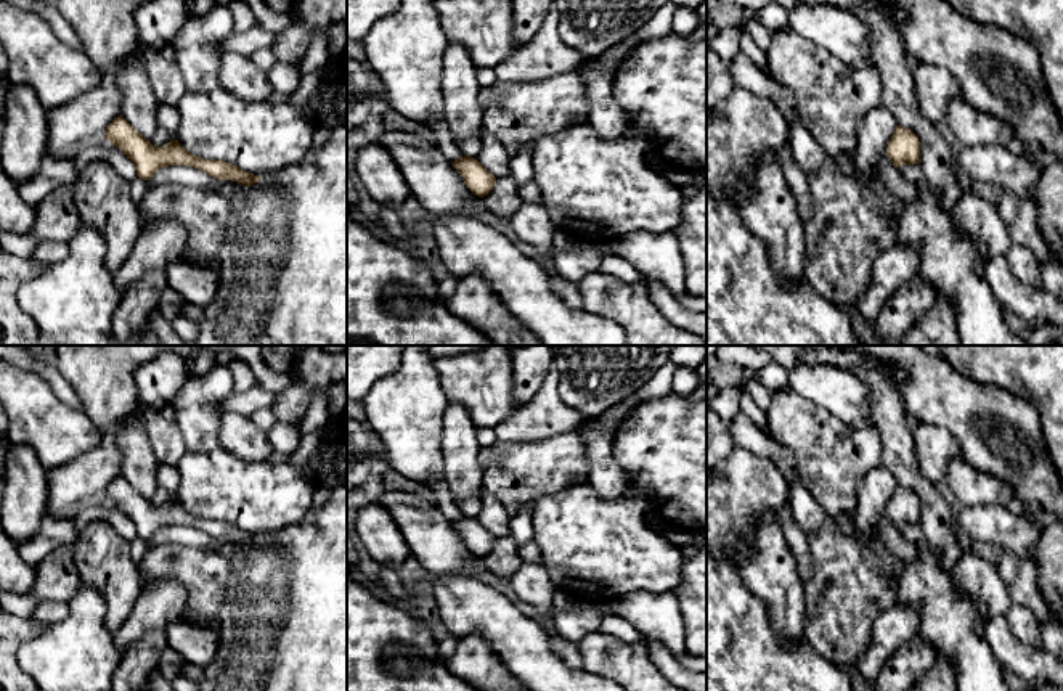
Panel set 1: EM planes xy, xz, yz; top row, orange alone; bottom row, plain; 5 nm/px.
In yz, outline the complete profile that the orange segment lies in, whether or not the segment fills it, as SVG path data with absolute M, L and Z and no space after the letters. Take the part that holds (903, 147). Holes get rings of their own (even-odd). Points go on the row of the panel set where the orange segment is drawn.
M898 125L891 138L888 140L886 154L894 167L902 164L914 166L920 162L920 141L917 135Z

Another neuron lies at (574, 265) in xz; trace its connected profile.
M594 247L575 251L552 251L557 275L578 284L586 275L596 273L602 264L602 252Z

